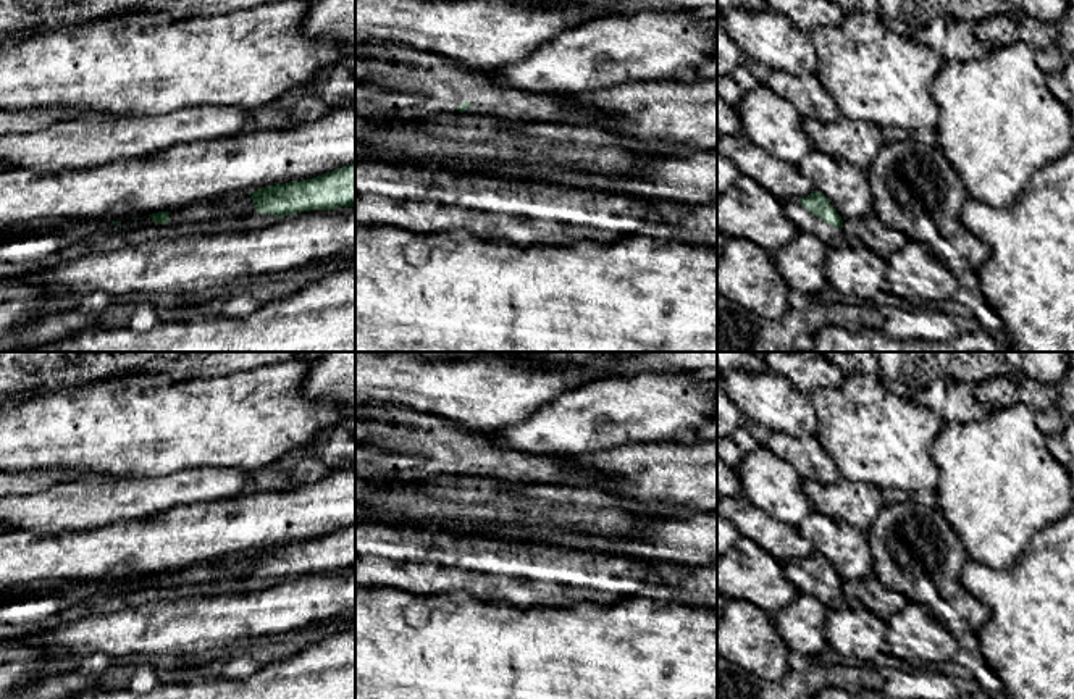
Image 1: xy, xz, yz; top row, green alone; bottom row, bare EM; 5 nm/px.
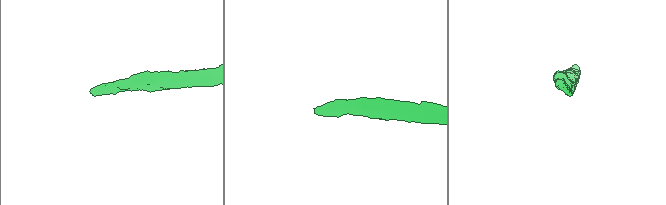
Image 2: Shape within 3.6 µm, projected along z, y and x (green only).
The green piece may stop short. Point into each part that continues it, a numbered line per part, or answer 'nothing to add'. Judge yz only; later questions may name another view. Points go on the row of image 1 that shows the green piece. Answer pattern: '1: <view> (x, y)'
nothing to add

